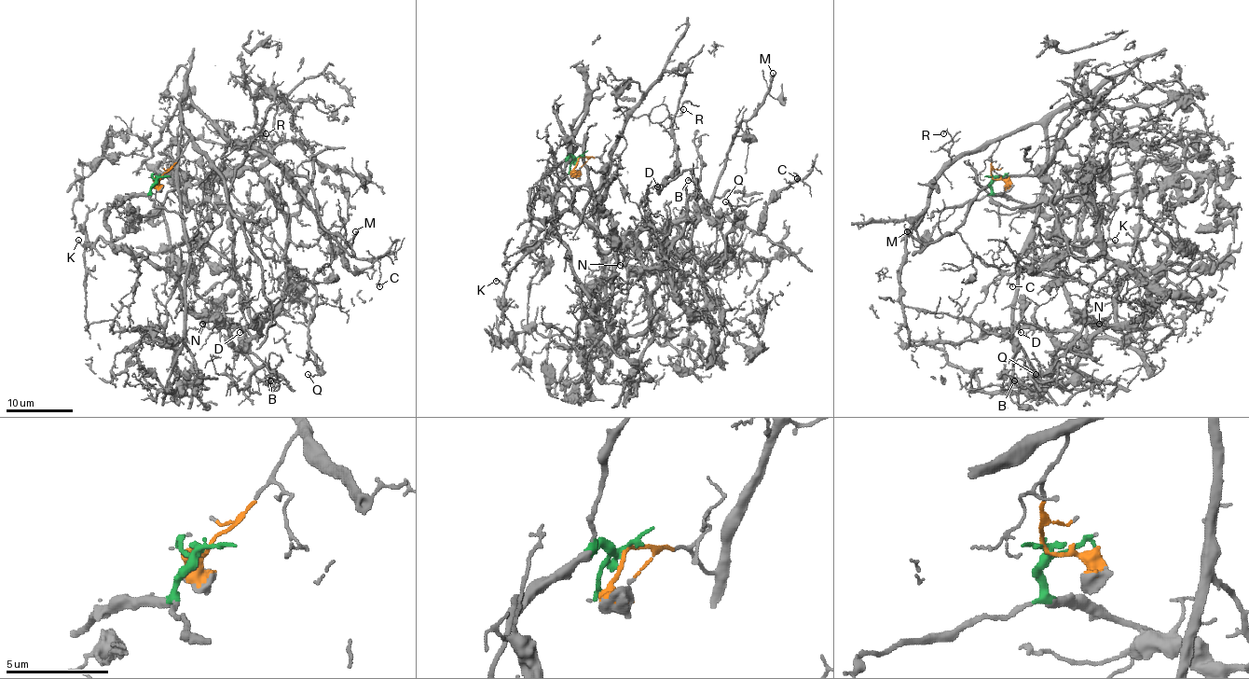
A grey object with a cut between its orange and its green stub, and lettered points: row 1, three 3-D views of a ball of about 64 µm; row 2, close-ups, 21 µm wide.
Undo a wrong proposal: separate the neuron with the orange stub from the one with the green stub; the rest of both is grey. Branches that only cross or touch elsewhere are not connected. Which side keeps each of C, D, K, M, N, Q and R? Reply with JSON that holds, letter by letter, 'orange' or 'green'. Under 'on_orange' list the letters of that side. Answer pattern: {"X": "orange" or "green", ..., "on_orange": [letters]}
{"C": "orange", "D": "green", "K": "green", "M": "orange", "N": "green", "Q": "green", "R": "orange", "on_orange": ["C", "M", "R"]}

